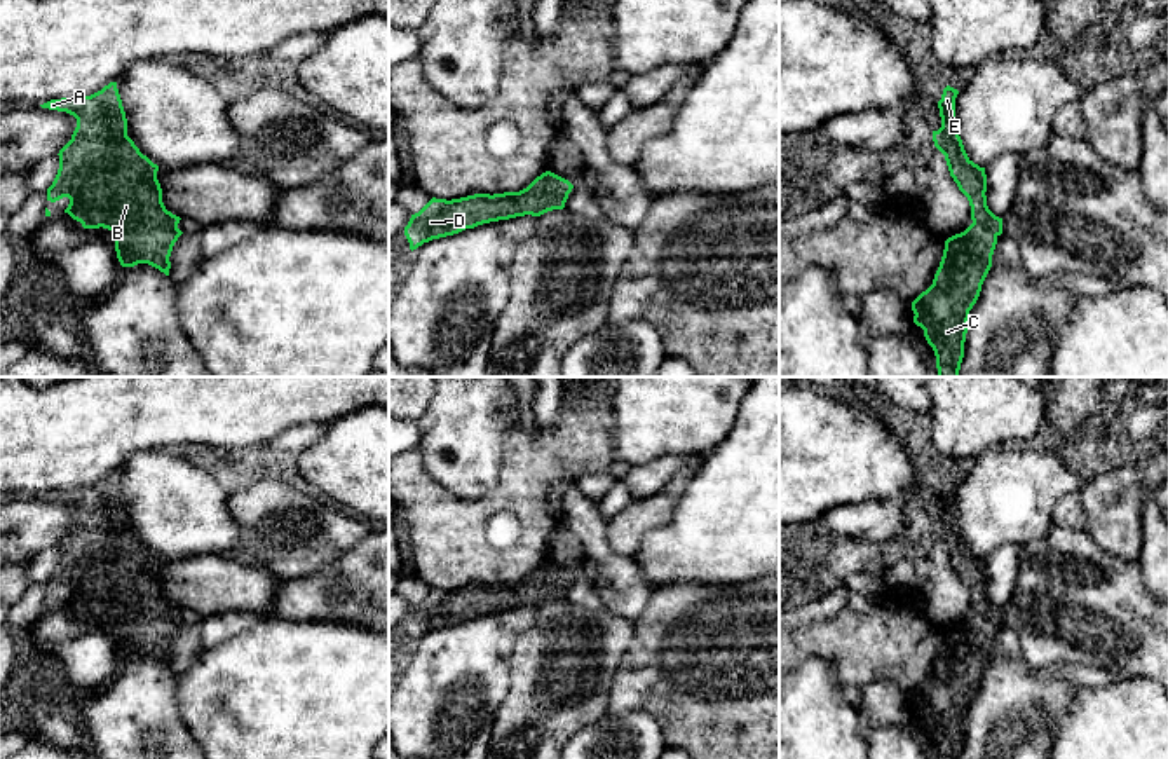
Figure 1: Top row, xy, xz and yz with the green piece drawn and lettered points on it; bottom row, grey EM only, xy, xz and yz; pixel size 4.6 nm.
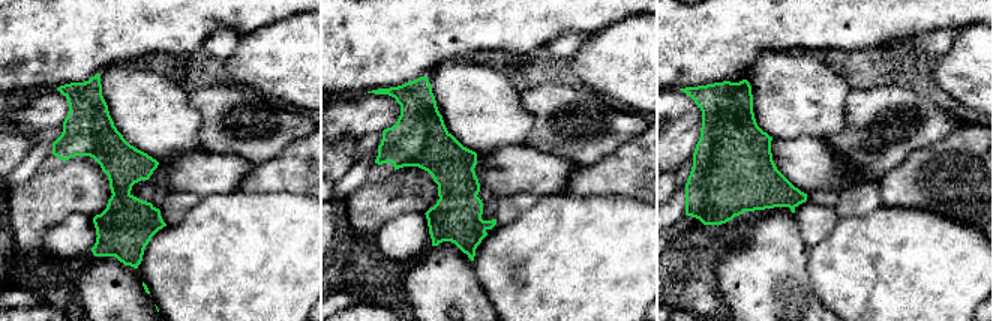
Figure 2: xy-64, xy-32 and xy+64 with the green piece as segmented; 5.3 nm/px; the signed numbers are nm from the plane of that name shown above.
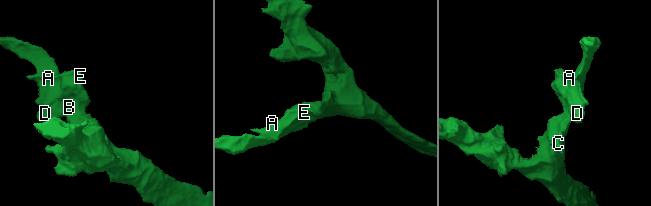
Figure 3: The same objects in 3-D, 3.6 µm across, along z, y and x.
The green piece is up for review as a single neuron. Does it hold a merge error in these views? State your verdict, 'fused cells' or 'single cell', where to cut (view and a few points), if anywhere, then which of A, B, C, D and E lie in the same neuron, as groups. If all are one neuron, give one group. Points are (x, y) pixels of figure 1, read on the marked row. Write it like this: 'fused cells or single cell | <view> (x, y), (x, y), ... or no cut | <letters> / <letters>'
single cell | no cut | A B C D E

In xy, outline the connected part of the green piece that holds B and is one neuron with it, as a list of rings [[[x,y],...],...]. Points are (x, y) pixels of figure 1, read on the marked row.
[[[110,82],[91,96],[51,99],[42,108],[66,112],[77,119],[71,140],[59,150],[59,169],[47,188],[47,201],[70,199],[68,213],[84,229],[108,229],[115,241],[122,267],[148,263],[166,276],[171,269],[171,251],[178,237],[180,216],[166,209],[157,180],[159,166],[139,152],[127,136],[127,119],[117,82]]]

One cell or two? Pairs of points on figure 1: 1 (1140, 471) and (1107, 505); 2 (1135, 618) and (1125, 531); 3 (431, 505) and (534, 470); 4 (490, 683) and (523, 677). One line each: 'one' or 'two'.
1: one
2: two
3: one
4: two

